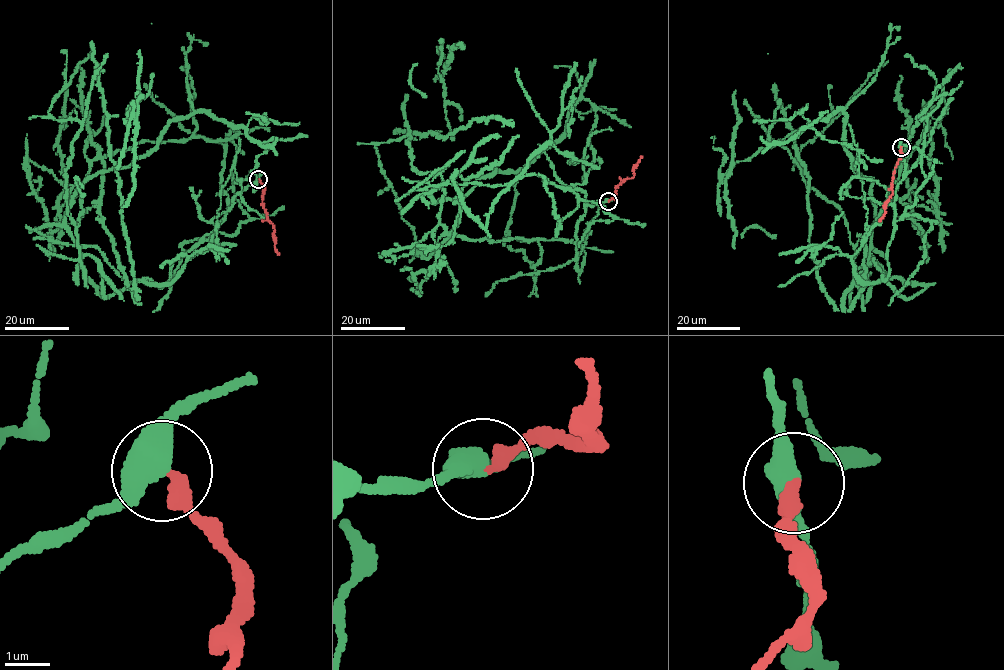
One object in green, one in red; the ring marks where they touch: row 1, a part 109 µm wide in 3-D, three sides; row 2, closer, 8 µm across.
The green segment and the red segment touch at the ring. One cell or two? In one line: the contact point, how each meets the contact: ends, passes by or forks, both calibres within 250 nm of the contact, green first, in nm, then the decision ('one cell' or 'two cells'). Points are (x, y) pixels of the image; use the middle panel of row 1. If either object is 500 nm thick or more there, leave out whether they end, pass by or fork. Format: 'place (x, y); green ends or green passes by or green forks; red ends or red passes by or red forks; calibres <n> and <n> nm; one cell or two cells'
place (608, 201); green passes by; red ends; calibres 480 and 320 nm; two cells

